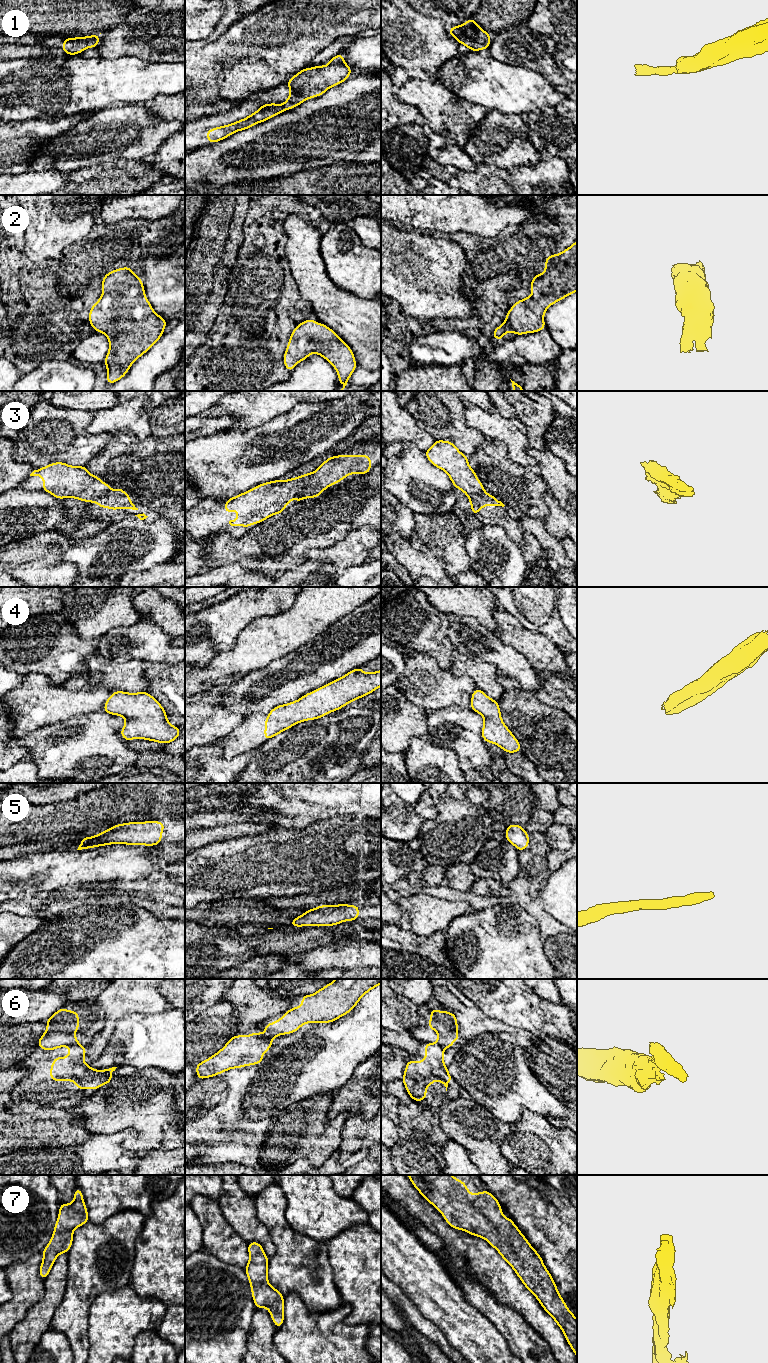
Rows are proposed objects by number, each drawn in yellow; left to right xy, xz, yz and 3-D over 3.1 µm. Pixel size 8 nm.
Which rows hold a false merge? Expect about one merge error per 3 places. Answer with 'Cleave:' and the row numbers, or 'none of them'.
Cleave: 3, 6

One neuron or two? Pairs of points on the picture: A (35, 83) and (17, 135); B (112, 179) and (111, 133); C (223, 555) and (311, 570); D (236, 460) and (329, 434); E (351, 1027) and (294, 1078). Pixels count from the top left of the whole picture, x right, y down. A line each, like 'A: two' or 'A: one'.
A: two
B: two
C: two
D: one
E: one

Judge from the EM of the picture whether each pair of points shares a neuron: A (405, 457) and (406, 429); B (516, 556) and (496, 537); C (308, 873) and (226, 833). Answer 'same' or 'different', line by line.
A: different
B: same
C: different

